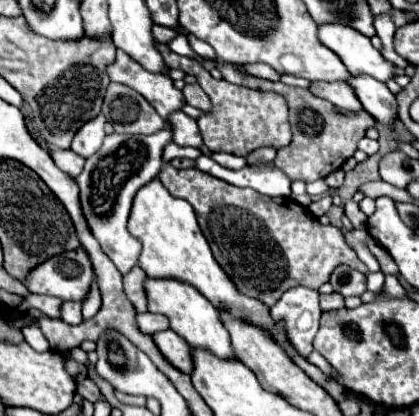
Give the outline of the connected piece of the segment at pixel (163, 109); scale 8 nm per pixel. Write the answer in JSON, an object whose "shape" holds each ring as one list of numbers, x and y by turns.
{"shape":[[117,50,117,58,107,66,107,74,113,82,129,84,133,90,143,94,143,98,157,110,157,114,169,122,169,116,185,106,185,98,181,90,173,86,171,78,163,78,163,74,151,74,143,70,137,62,133,62,123,50]]}

